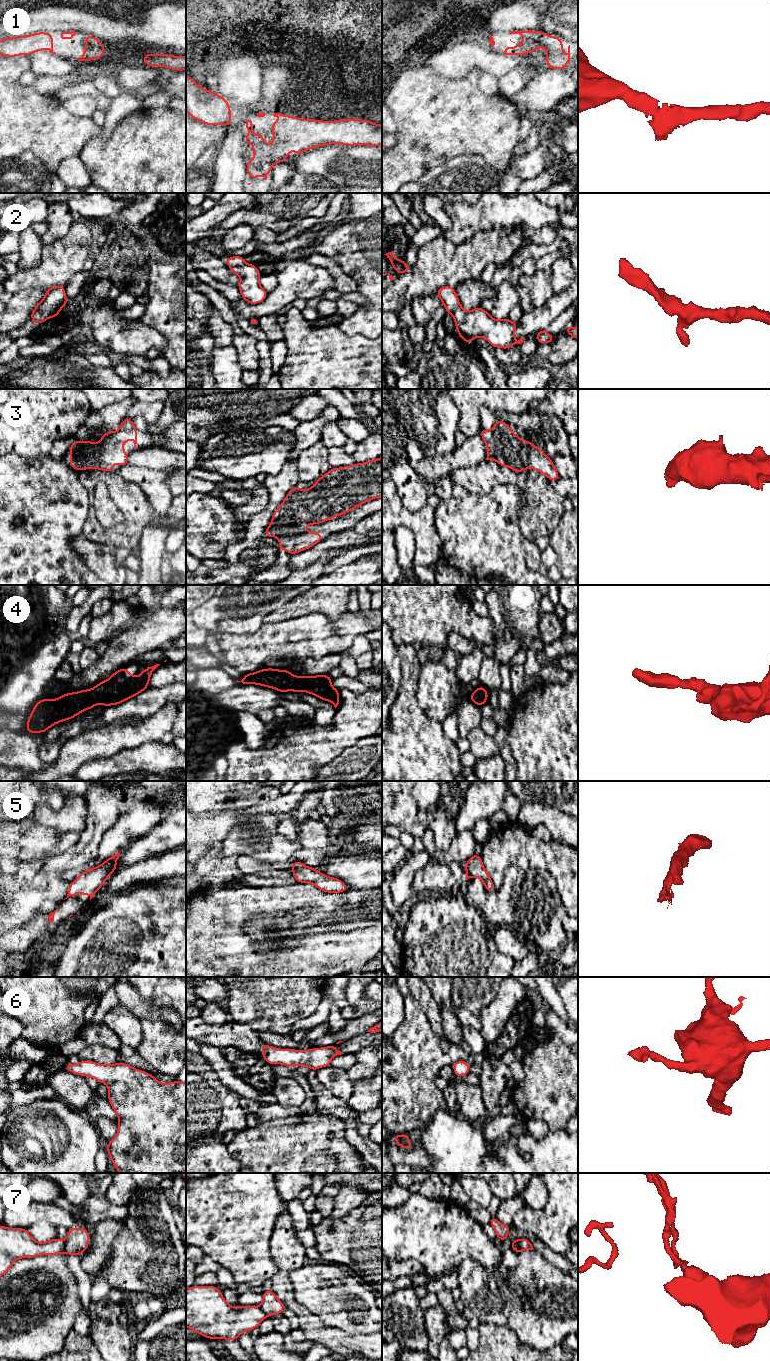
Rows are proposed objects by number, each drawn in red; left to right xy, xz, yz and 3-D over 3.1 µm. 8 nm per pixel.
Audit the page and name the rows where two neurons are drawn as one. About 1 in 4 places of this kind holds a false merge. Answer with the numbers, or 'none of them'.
7

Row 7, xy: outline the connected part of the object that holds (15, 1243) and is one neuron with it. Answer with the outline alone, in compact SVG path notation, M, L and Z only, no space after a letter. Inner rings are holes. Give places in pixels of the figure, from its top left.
M0 1225L0 1277L21 1258L40 1255L59 1255L64 1252L65 1241L54 1238L37 1242L25 1228L8 1228Z

